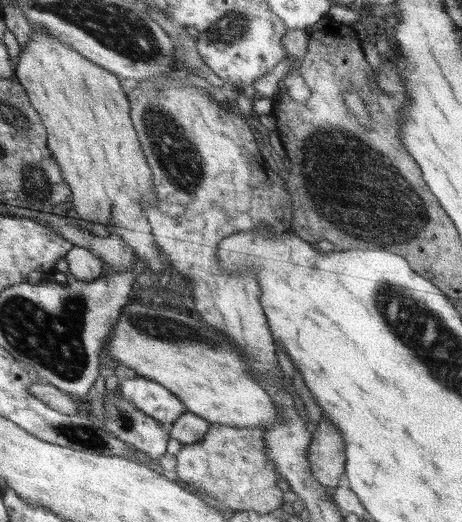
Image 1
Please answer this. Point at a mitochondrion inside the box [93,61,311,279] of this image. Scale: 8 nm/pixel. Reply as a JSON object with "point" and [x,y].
{"point":[182,165]}

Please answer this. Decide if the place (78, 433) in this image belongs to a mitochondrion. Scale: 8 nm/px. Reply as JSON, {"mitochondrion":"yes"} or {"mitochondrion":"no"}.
{"mitochondrion":"yes"}

